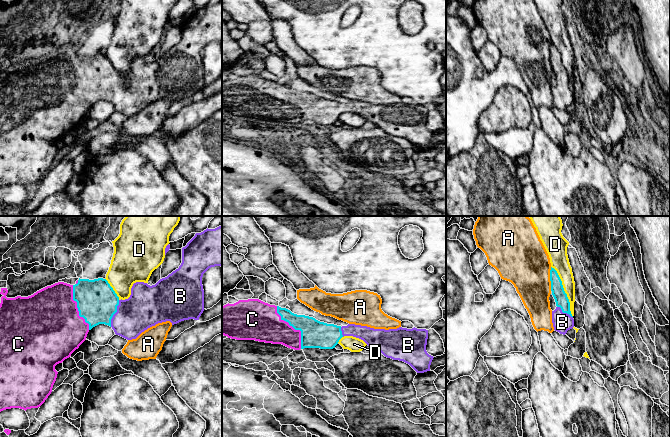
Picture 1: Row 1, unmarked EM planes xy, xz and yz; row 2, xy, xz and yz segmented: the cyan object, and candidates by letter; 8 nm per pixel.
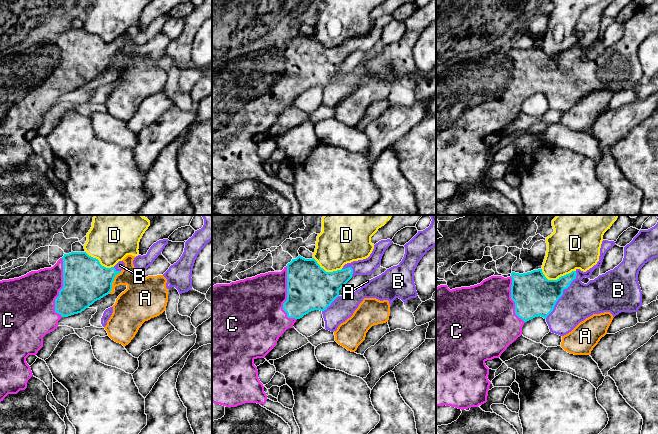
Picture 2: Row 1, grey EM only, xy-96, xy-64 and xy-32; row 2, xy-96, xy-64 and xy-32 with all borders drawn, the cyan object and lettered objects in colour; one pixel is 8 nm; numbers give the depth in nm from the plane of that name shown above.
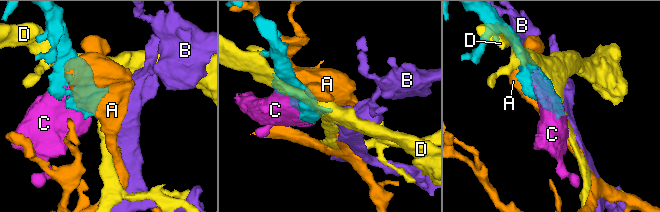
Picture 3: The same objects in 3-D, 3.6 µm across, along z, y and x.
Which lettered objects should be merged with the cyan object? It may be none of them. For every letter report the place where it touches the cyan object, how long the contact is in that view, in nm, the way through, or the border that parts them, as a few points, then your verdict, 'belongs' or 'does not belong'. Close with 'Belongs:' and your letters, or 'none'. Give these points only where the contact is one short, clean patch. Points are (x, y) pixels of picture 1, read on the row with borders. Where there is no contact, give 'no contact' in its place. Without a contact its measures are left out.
A: yz (550, 279) | 190 nm | does not belong
B: xy (115, 312) | 220 nm | across xy (97, 302), (110, 311), (115, 312), (137, 312), (145, 307) | belongs
C: xz (293, 327) | 400 nm | belongs
D: yz (564, 291) | 440 nm | does not belong
Belongs: B, C

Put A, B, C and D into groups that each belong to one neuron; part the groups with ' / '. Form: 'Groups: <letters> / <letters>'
Groups: A / B C / D

